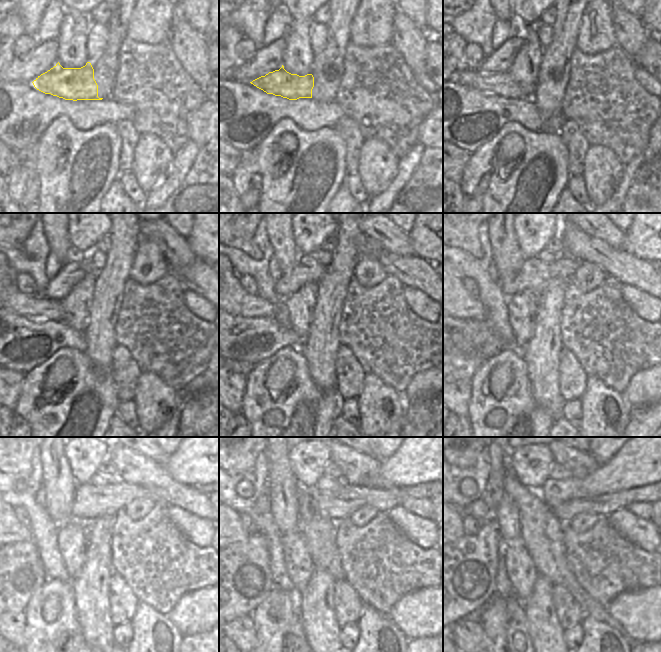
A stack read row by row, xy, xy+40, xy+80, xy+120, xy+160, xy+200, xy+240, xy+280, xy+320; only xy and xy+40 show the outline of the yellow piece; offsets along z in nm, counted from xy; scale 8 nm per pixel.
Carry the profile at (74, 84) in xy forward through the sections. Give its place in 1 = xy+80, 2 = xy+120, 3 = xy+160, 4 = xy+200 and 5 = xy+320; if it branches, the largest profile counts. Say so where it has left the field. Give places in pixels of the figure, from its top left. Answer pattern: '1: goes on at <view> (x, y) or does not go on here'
1: goes on at xy+80 (501, 83)
2: goes on at xy+120 (31, 305)
3: goes on at xy+160 (239, 302)
4: goes on at xy+200 (463, 305)
5: goes on at xy+320 (463, 518)

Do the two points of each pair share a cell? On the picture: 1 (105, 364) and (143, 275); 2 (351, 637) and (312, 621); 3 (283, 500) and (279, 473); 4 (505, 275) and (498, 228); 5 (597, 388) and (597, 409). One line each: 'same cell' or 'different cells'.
1: different cells
2: different cells
3: same cell
4: same cell
5: same cell

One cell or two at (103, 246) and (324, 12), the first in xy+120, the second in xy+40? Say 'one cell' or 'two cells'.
one cell

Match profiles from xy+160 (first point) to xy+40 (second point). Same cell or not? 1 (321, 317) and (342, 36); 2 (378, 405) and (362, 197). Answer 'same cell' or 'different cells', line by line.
1: same cell
2: different cells

